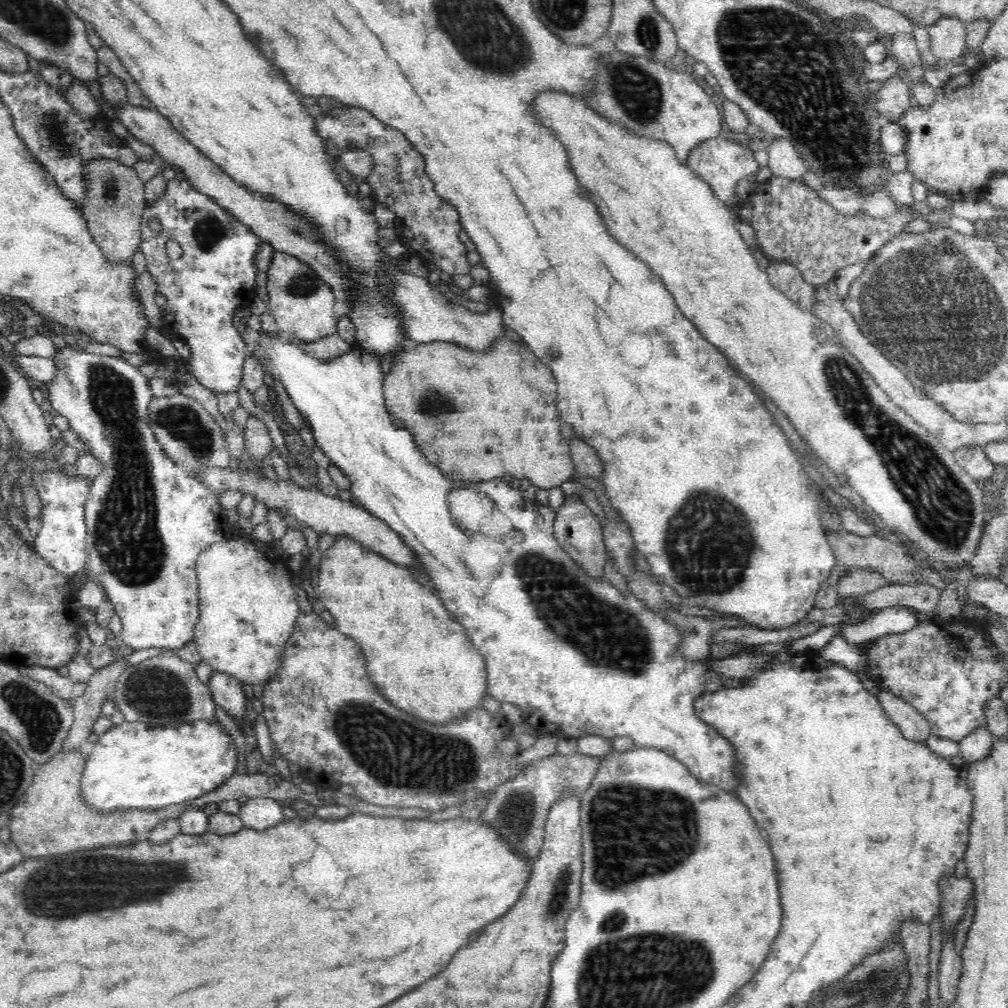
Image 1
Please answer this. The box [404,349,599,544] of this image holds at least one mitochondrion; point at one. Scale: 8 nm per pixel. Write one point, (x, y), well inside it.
(430, 403)

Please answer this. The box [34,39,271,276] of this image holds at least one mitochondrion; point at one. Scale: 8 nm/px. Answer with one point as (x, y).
(209, 230)

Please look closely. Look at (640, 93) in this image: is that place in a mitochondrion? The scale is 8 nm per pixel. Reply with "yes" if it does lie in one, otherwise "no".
yes

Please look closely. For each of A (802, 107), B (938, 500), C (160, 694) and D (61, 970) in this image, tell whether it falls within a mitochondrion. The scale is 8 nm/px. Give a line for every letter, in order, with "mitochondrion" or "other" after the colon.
A: mitochondrion
B: mitochondrion
C: mitochondrion
D: other

